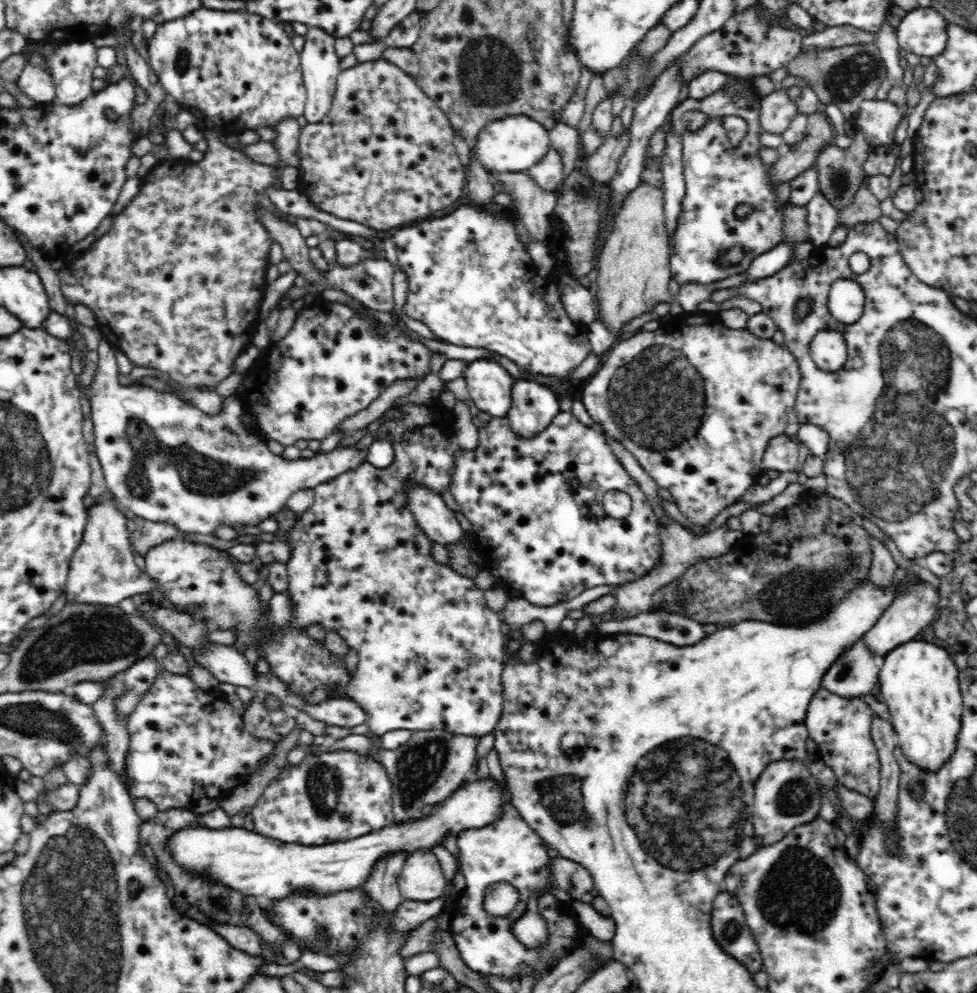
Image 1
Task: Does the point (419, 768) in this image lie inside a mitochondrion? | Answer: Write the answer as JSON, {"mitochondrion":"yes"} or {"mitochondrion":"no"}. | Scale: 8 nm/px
{"mitochondrion":"yes"}

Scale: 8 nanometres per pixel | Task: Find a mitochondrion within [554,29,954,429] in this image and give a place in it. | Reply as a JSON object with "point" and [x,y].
{"point":[842,81]}

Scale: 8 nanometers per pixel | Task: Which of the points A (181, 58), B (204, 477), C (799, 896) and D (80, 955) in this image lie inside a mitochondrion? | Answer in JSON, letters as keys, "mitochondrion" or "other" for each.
{"A":"mitochondrion","B":"mitochondrion","C":"mitochondrion","D":"mitochondrion"}

